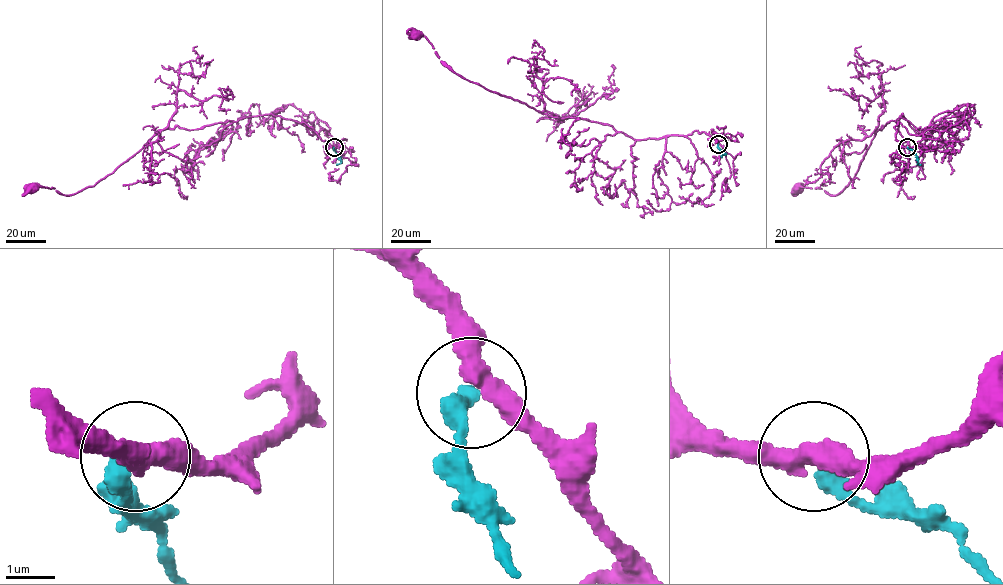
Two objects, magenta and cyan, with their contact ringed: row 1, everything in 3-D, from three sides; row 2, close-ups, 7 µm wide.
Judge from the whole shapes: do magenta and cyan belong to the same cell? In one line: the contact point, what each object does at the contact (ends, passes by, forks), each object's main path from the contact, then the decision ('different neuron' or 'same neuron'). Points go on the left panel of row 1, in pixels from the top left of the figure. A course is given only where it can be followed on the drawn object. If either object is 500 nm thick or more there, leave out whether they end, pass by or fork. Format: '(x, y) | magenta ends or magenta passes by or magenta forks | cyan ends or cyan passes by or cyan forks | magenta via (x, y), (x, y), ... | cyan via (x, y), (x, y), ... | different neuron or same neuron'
(334, 147) | magenta passes by | cyan ends | magenta via (334, 147), (302, 122), (264, 114), (194, 129), (159, 130), (111, 173), (72, 194), (30, 187) | cyan via (334, 147), (341, 163), (337, 165) | same neuron

